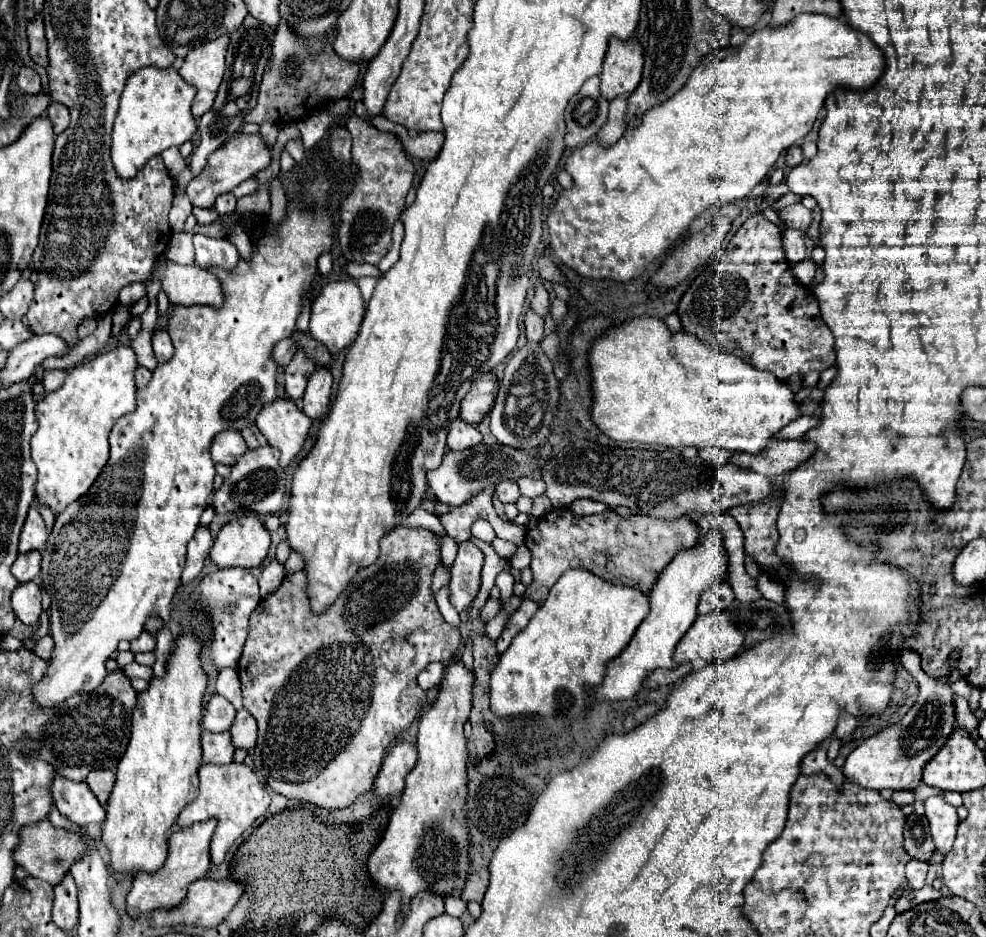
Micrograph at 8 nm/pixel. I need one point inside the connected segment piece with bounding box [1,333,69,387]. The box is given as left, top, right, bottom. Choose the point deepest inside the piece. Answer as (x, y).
(22, 361)

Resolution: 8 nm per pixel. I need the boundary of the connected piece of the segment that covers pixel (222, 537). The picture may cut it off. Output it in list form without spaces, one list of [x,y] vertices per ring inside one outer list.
[[[257,517],[233,519],[215,537],[209,559],[217,567],[257,567],[271,545],[269,533]]]

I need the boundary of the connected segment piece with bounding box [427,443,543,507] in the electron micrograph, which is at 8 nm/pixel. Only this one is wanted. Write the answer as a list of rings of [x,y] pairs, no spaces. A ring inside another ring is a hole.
[[[479,443],[477,447],[465,449],[461,453],[453,453],[451,449],[447,449],[441,465],[427,473],[427,485],[441,503],[455,507],[469,501],[473,495],[483,491],[489,483],[499,483],[503,479],[517,479],[521,475],[533,475],[533,471],[535,475],[539,475],[541,465],[543,463],[539,459],[515,447],[507,447],[501,443],[495,443],[495,445]]]

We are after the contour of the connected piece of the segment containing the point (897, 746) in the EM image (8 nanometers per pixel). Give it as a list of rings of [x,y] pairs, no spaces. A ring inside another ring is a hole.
[[[903,649],[899,661],[919,681],[919,697],[917,697],[915,705],[907,711],[907,715],[899,723],[895,723],[891,727],[885,727],[877,735],[861,741],[847,755],[845,765],[843,765],[845,779],[851,781],[851,783],[855,783],[855,785],[861,785],[865,789],[875,789],[875,791],[881,791],[881,789],[915,789],[921,783],[921,769],[923,769],[923,765],[941,749],[941,745],[945,743],[945,739],[955,729],[955,719],[953,719],[953,693],[951,693],[951,689],[947,685],[941,685],[941,683],[933,681],[921,669],[921,657],[917,657],[917,653],[913,653],[911,649]]]

